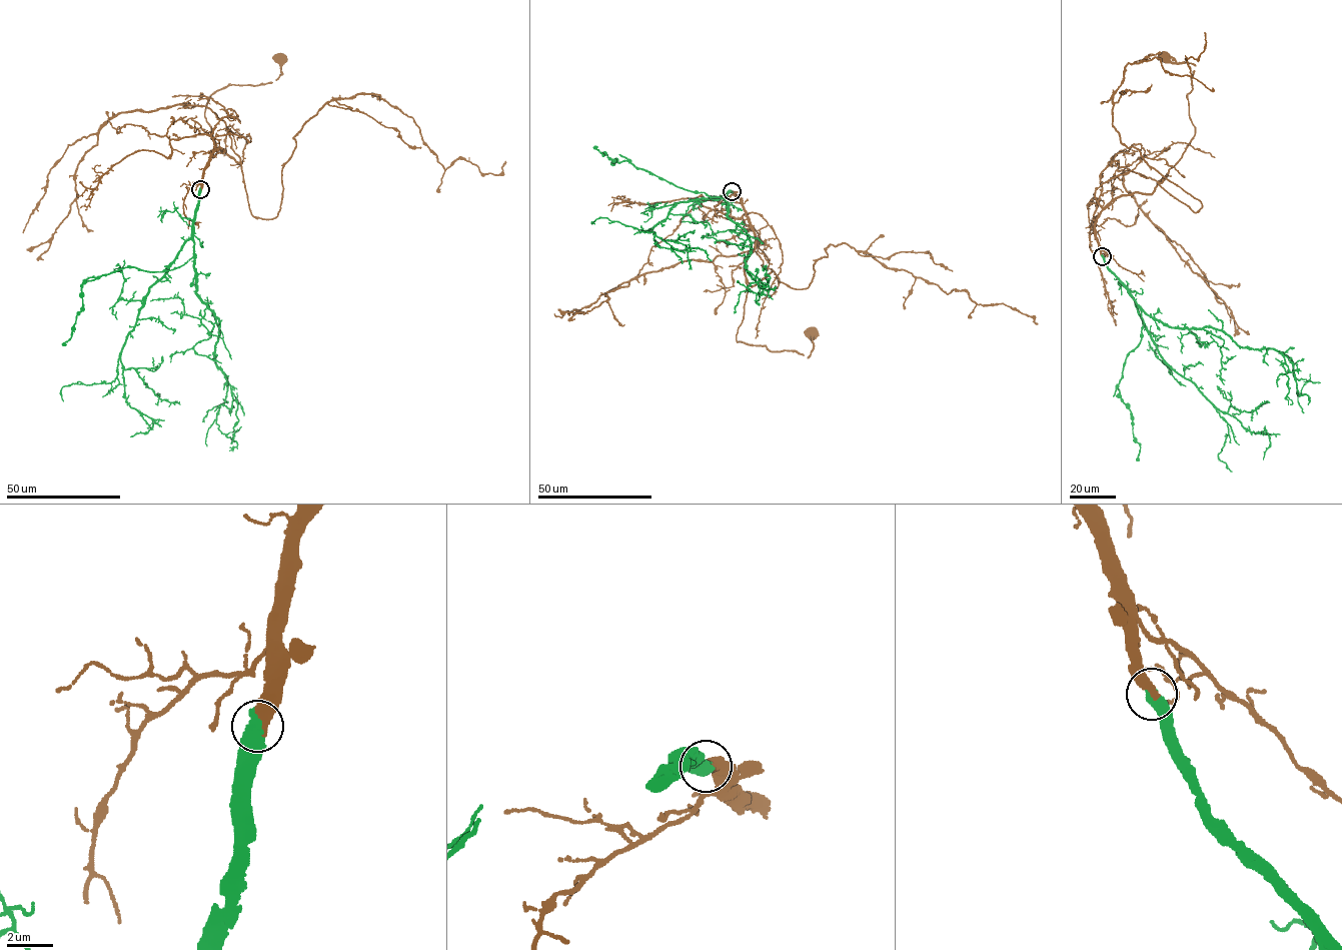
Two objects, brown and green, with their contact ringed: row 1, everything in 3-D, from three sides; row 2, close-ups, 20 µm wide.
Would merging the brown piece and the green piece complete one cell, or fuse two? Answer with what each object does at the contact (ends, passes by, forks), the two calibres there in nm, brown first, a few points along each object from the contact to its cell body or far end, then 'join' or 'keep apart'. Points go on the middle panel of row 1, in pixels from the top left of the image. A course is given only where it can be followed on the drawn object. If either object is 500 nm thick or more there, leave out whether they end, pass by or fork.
550 nm thick on the brown side, 700 nm on the other; brown runs (732, 191), (756, 236), (745, 267), (748, 292), (737, 342), (807, 357), (814, 346), (811, 333); green runs (732, 191), (727, 217), (750, 240), (745, 267), (760, 290), (748, 289), (769, 285), (761, 283); join

